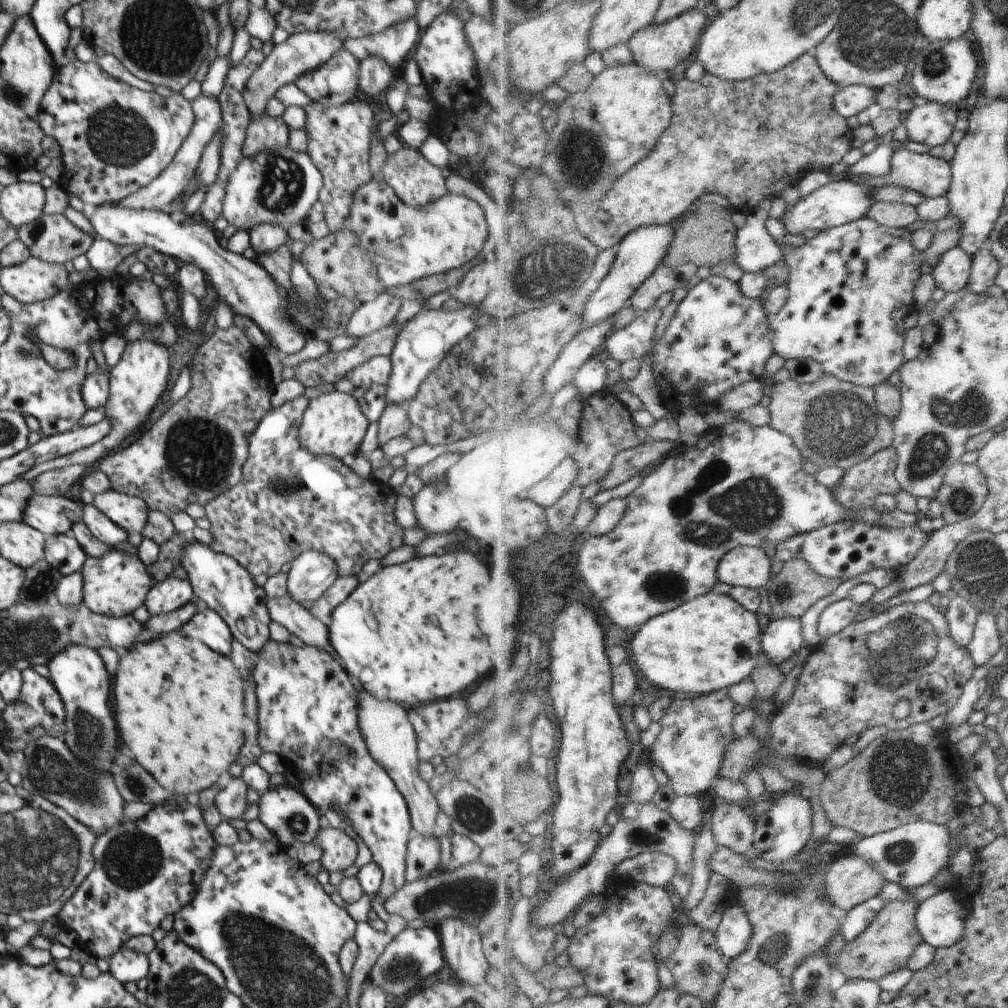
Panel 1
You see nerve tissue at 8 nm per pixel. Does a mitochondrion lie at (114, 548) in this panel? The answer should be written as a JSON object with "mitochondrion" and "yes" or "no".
{"mitochondrion":"no"}

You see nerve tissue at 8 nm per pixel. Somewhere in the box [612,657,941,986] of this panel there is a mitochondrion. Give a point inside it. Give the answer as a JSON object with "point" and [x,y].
{"point":[779,943]}

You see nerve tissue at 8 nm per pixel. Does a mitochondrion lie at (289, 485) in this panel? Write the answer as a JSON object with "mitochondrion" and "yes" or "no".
{"mitochondrion":"yes"}

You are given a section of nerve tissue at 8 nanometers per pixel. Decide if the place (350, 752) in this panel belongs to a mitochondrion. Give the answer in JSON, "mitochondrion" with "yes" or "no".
{"mitochondrion":"no"}

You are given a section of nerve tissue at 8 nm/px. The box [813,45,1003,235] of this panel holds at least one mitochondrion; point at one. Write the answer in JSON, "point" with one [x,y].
{"point":[931,60]}

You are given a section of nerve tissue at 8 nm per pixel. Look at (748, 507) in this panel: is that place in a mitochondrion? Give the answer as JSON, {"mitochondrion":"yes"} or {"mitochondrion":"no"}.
{"mitochondrion":"yes"}

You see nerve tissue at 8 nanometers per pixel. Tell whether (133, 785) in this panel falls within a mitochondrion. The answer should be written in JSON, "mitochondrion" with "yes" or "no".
{"mitochondrion":"yes"}

